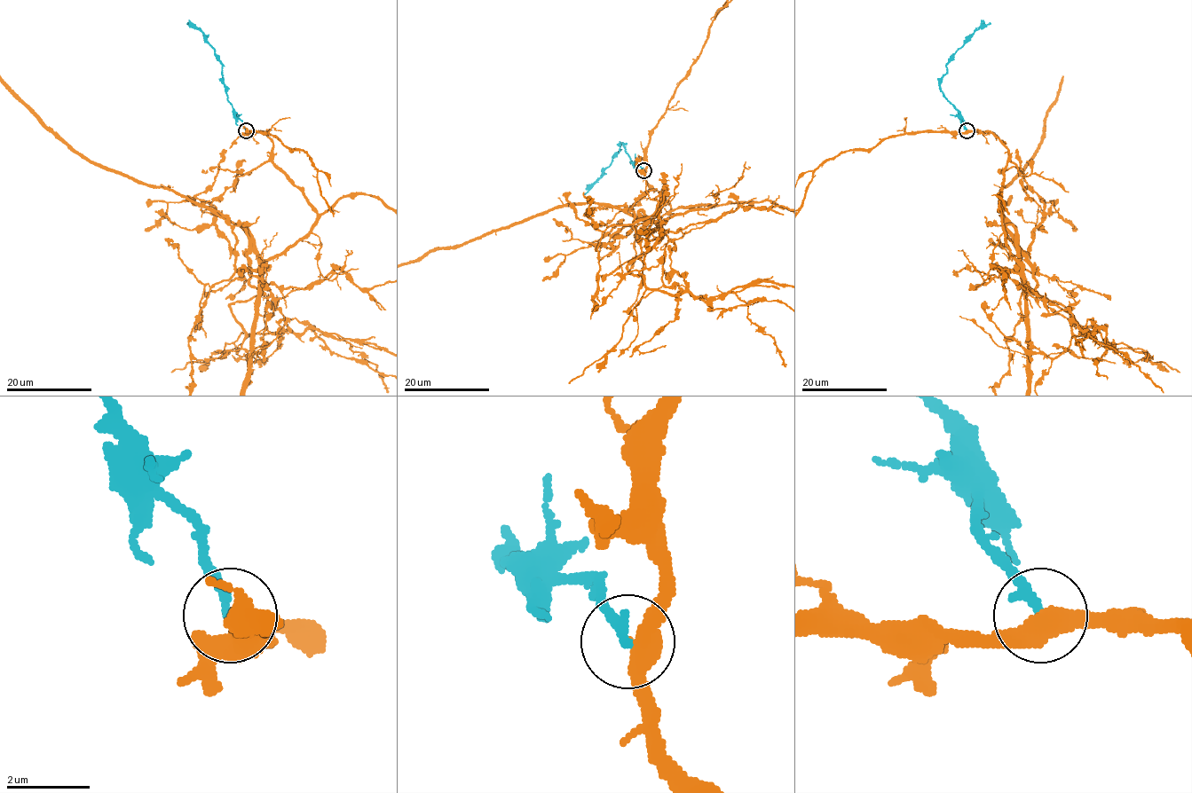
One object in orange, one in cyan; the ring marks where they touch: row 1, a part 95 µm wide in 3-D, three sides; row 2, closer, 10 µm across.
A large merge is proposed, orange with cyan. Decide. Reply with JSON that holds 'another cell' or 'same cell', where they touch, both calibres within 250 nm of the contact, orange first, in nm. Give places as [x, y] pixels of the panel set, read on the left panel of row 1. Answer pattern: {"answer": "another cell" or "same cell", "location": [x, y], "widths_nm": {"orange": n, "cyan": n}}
{"answer": "another cell", "location": [246, 130], "widths_nm": {"orange": 460, "cyan": 260}}

